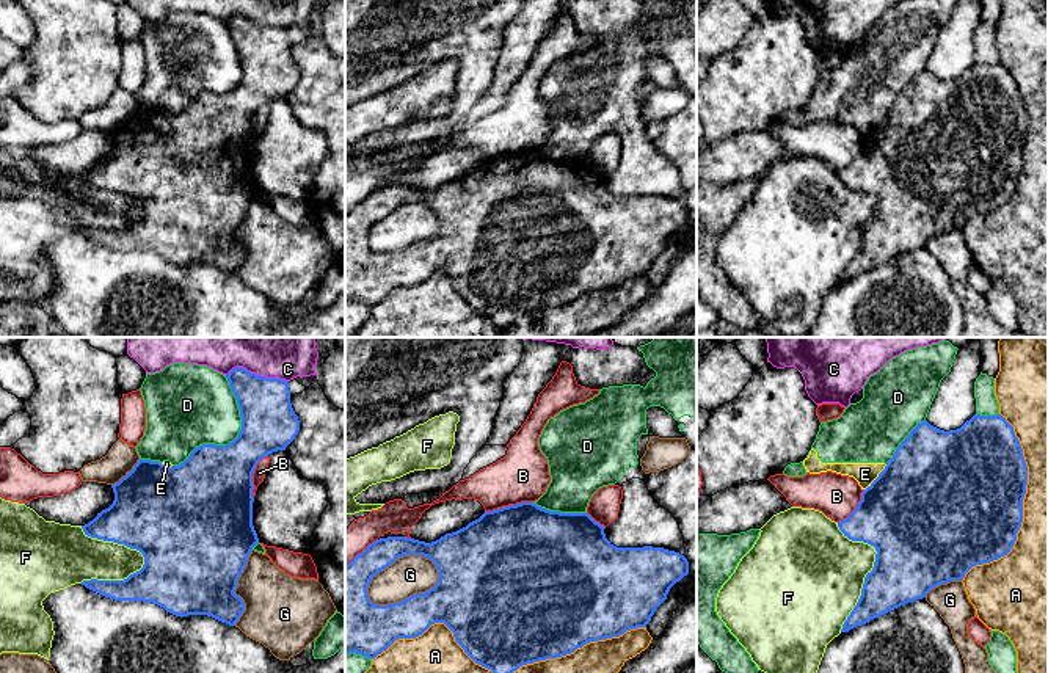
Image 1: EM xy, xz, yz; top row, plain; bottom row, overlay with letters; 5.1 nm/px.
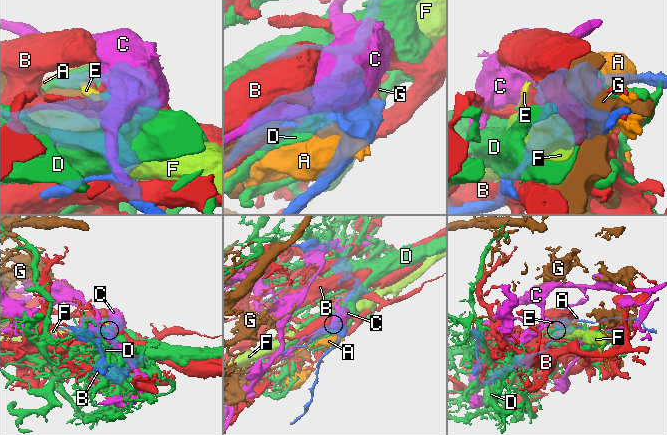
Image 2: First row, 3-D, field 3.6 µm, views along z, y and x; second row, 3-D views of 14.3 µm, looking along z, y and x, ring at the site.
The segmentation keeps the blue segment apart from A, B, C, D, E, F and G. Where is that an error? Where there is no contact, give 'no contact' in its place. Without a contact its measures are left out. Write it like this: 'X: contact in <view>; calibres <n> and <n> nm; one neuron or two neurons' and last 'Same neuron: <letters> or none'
A: contact in yz; calibres 500 and 320 nm; two neurons
B: contact in xz; calibres 500 and 280 nm; two neurons
C: contact in xy; calibres 280 and 400 nm; two neurons
D: contact in xy; calibres 380 and 380 nm; two neurons
E: contact in yz; calibres 500 and 110 nm; two neurons
F: contact in xy; calibres 440 and 280 nm; two neurons
G: contact in xz; calibres 160 and 200 nm; two neurons
Same neuron: none

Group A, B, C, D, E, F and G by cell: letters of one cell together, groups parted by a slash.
A / B / C / D E / F / G

